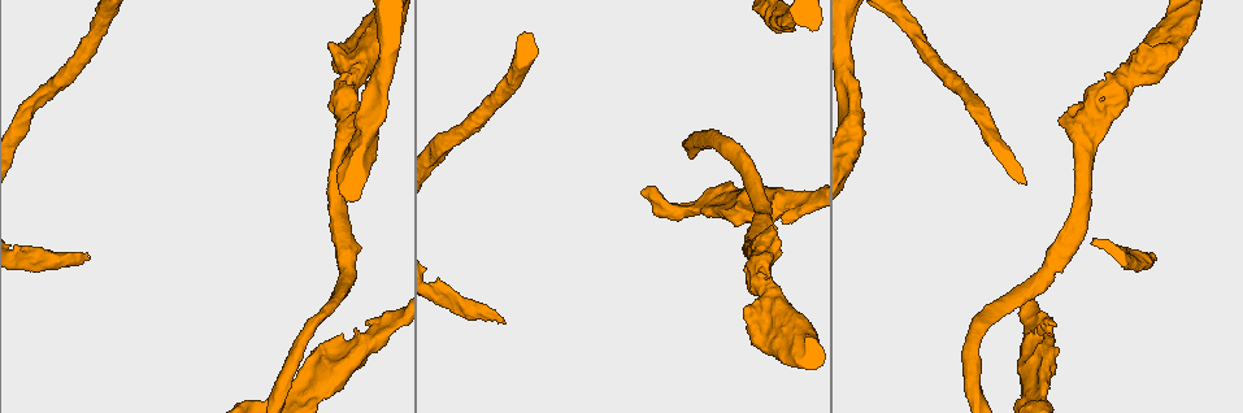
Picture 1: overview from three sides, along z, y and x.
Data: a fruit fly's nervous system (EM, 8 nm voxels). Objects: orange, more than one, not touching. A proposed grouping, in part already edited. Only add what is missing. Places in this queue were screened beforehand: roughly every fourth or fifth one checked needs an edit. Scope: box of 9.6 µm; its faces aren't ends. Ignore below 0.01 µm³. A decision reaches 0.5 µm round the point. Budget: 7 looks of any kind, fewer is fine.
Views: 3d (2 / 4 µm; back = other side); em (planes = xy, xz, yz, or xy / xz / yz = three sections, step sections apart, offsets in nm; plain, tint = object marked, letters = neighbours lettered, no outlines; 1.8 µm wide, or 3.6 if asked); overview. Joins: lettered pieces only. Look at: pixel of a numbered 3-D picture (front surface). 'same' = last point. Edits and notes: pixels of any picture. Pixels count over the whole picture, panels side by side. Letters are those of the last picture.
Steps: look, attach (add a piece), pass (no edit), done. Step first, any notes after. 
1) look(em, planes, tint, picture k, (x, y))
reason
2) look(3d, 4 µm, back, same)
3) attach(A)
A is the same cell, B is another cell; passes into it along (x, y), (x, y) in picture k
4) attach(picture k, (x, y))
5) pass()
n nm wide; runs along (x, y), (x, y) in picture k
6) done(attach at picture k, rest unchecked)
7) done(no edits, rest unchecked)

look(em, yz, step 8, tint, picture 1, (438, 277))

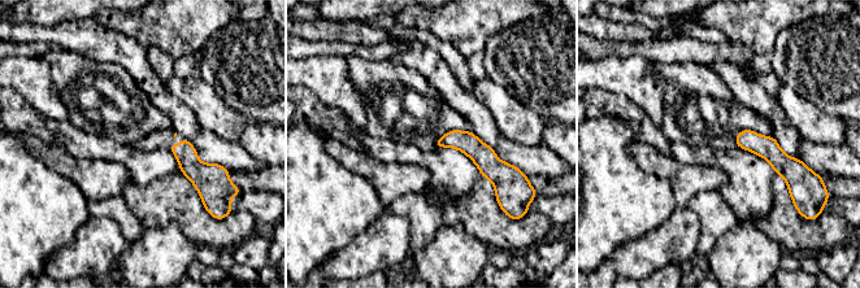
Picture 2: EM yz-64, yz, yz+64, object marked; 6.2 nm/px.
look(em, planes, letters, same)
another direction

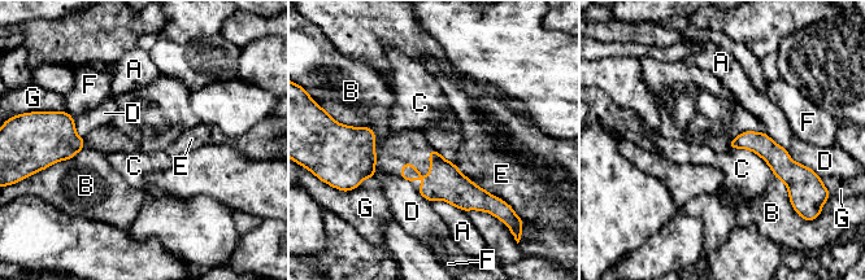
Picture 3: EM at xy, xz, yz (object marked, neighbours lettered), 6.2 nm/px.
pass()
A, B, C, D, E, F and G are other cells; runs along (404, 167), (490, 198) in picture 3; no lettered piece goes on from it

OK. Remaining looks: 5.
look(em, yz, step 4, tint, picture 1, (1084, 104))

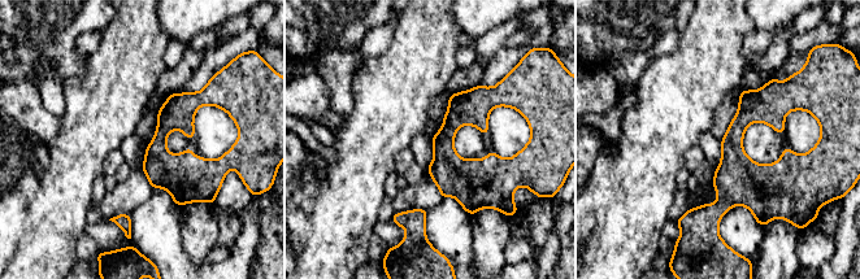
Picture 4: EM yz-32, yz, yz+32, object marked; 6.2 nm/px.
look(em, yz, step 4, letters, same)
what lies round it

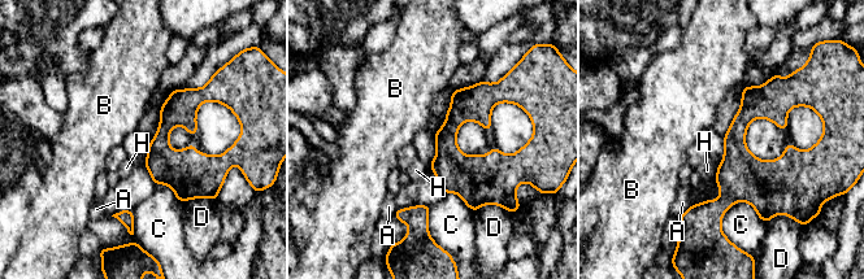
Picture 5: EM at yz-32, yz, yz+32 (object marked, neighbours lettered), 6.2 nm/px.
pass()
A, B, C, D and H are other cells; none of them fits

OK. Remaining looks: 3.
look(em, yz, step 4, tint, picture 1, (781, 335))
arms run side by side

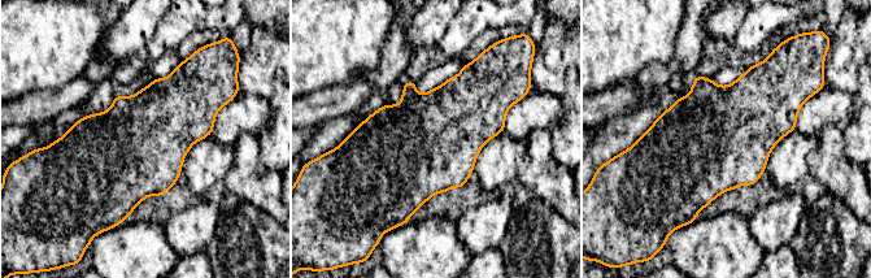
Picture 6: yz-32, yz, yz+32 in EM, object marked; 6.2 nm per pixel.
look(em, xz, step 16, tint, same)
another direction

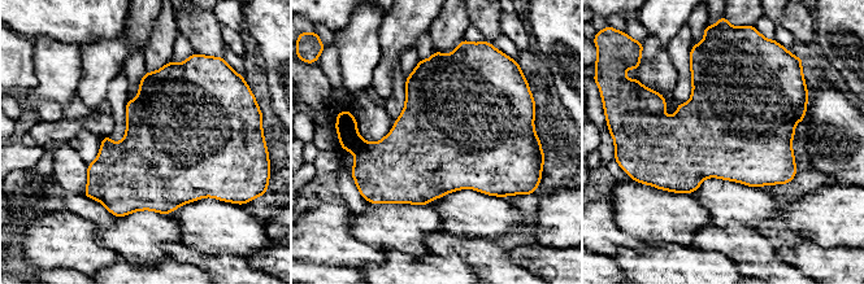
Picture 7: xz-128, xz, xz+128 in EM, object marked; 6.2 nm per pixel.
look(em, xz, step 16, letters, same)

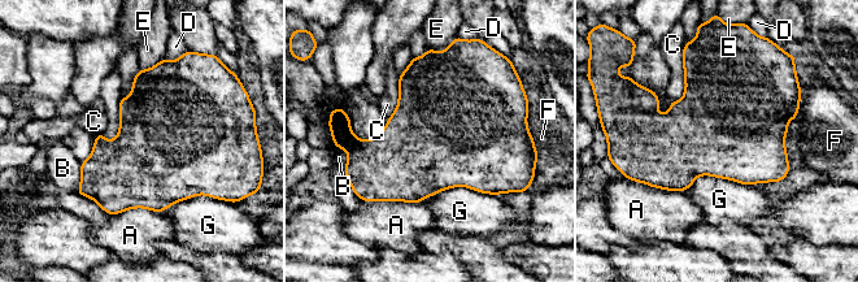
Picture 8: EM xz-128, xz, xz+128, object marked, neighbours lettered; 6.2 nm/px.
pass()
460 nm wide; A, B, C, D, E, F and G are other cells; border along (683, 59), (684, 94), (671, 102) in picture 8; none of them fits

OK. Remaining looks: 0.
done(no edits, rest unchecked)

